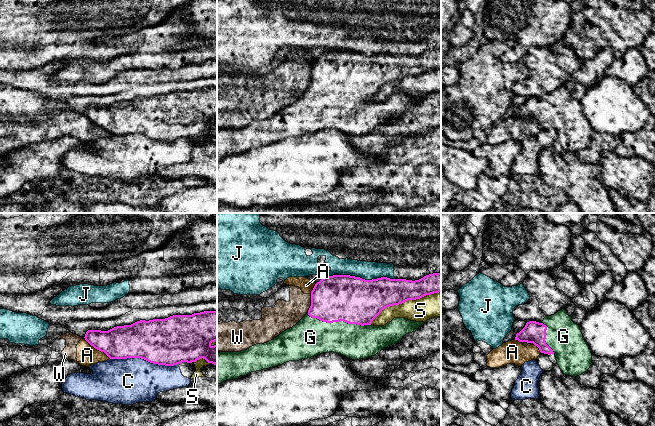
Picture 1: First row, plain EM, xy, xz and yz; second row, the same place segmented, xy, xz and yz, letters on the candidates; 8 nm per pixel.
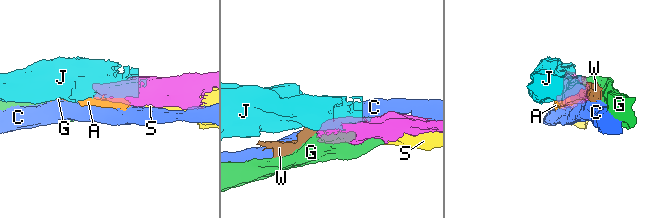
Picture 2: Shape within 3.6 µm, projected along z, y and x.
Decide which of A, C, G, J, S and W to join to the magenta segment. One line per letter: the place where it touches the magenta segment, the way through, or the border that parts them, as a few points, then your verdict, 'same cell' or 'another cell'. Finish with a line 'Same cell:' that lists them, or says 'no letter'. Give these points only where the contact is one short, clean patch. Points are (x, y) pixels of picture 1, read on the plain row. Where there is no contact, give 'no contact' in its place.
A: xy (101, 127) | another cell
C: xy (145, 135) | another cell
G: xz (339, 96) | same cell
J: xz (367, 56) | another cell
S: xz (404, 77) | another cell
W: xz (311, 79) | along xz (311, 69), (311, 81), (307, 88) | another cell
Same cell: G

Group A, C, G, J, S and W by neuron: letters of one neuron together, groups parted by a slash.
A W / C / G / J / S

